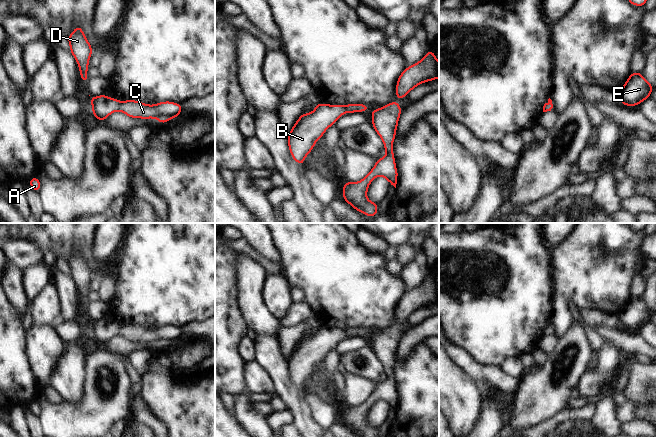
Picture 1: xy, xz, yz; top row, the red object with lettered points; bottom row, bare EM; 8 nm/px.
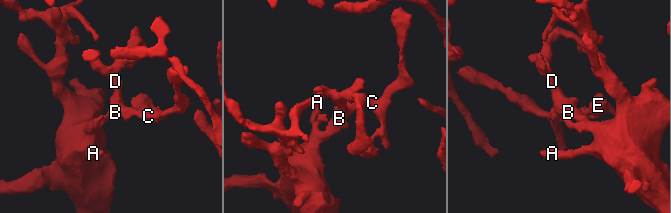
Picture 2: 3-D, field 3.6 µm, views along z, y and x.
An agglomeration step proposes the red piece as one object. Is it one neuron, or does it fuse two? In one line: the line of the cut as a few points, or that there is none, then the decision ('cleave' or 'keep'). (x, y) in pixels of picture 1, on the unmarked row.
no cut; keep

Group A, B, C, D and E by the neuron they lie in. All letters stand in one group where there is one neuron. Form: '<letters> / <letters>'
A B C D E

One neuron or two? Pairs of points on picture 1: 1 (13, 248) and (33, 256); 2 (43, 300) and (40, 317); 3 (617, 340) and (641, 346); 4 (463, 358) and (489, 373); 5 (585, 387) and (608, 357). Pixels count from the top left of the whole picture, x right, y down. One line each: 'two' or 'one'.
1: one
2: one
3: one
4: one
5: one

